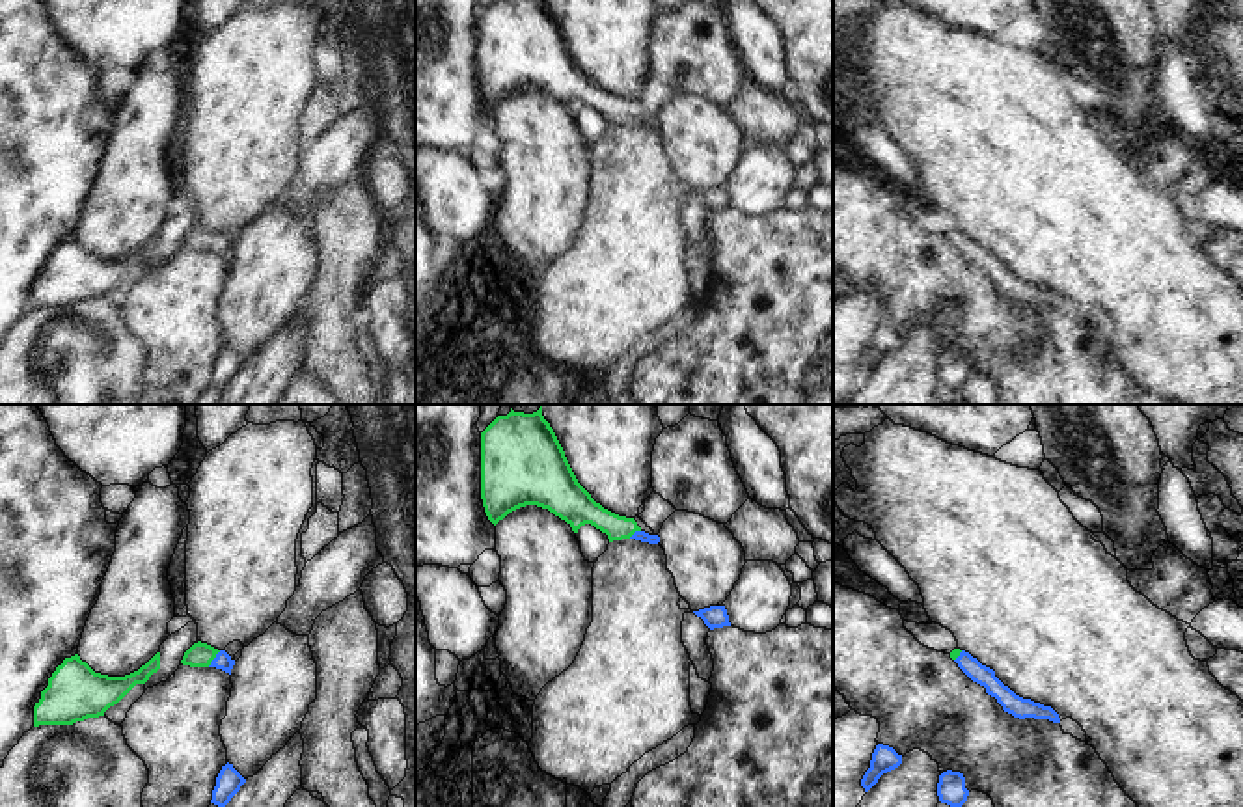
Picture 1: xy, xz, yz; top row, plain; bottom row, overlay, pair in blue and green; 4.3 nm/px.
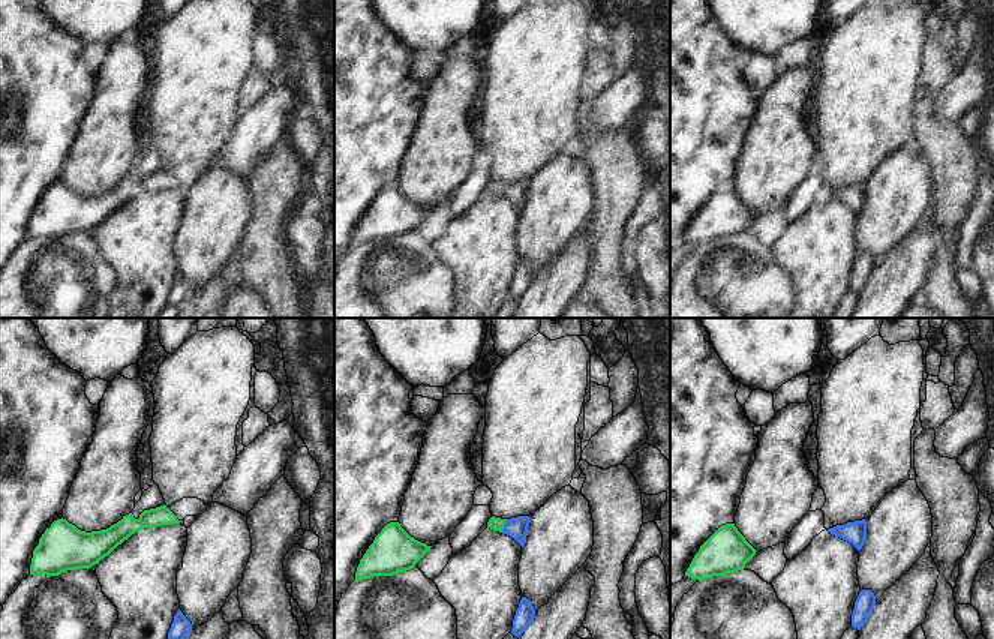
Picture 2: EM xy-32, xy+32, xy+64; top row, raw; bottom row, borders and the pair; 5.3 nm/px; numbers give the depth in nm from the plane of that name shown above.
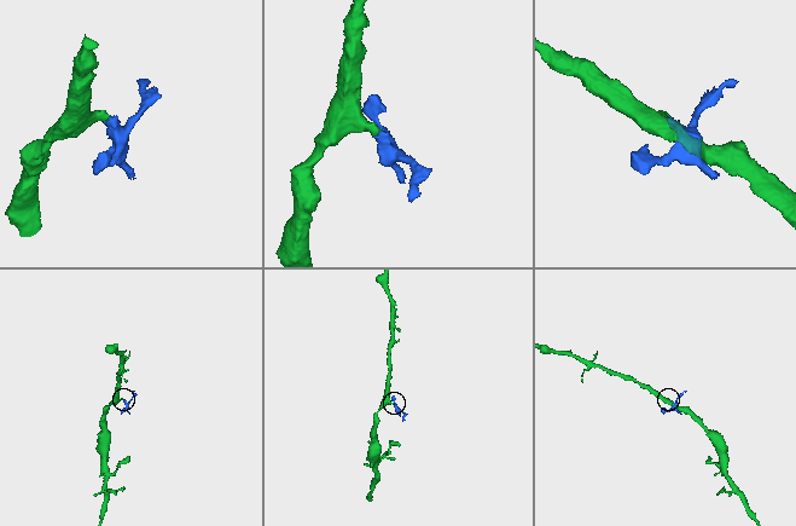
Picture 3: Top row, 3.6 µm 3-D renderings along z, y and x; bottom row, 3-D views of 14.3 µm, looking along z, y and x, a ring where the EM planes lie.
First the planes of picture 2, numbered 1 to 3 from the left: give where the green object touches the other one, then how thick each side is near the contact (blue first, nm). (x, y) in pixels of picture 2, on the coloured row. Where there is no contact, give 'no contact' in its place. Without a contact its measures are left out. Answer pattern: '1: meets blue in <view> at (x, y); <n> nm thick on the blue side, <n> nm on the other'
1: no contact
2: meets blue in xy+32 at (504, 525); 110 nm thick on the blue side, 80 nm on the other
3: no contact

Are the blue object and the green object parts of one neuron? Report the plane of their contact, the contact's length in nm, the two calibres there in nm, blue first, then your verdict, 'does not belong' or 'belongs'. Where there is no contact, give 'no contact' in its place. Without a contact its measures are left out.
contact in xy; length 90 nm; calibres 70 and 110 nm; belongs

